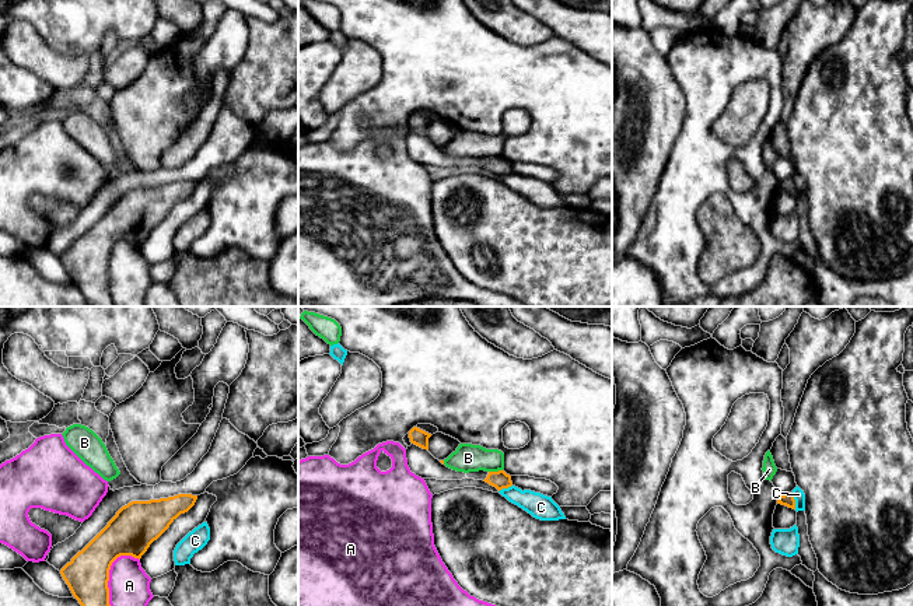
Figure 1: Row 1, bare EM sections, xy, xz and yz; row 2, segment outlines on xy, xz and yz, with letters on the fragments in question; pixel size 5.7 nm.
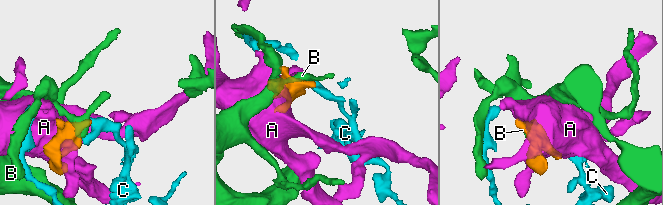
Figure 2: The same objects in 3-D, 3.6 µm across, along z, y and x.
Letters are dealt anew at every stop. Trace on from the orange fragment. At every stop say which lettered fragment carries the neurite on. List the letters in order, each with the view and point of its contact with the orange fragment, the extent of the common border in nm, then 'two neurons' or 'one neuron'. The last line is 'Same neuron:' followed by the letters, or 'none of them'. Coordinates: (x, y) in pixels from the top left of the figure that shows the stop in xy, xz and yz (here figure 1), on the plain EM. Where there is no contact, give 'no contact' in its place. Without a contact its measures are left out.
A: meets orange in xy at (107, 269); contact 380 nm long; two neurons
B: meets orange in xz at (495, 158); contact 80 nm long; two neurons
C: meets orange in yz at (794, 188); contact 100 nm long; two neurons
Same neuron: none of them

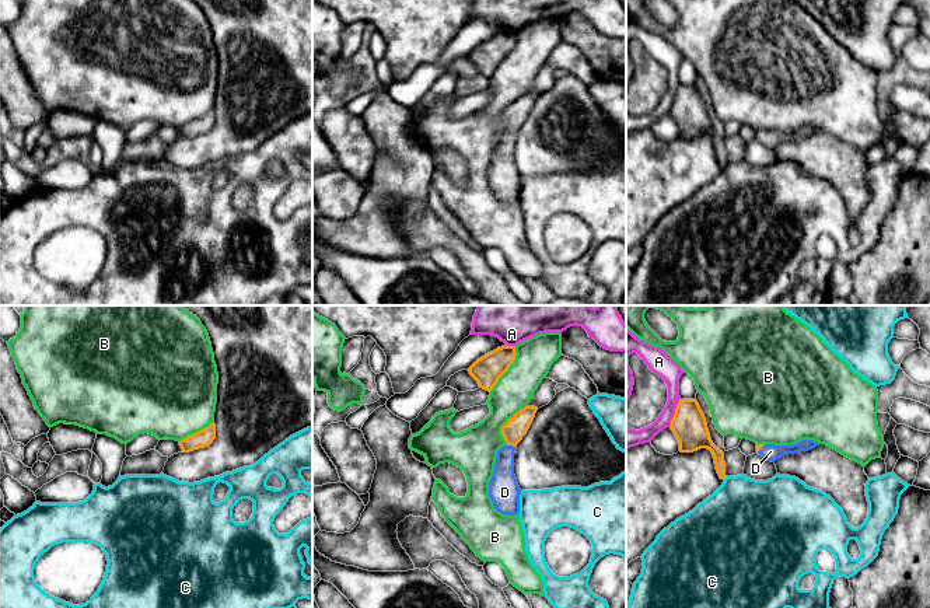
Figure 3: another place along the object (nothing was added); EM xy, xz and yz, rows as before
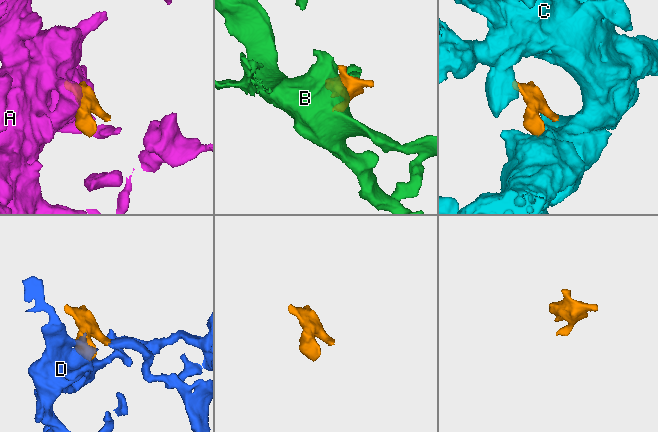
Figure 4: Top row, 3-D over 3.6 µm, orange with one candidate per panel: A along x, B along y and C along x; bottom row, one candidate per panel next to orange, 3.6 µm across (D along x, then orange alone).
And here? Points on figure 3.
A: meets orange in yz at (675, 98); contact 180 nm long; two neurons
B: meets orange in xz at (507, 55); contact 300 nm long; two neurons
C: no contact; two neurons
D: meets orange in xz at (511, 130); contact 50 nm long; one neuron
Same neuron: D

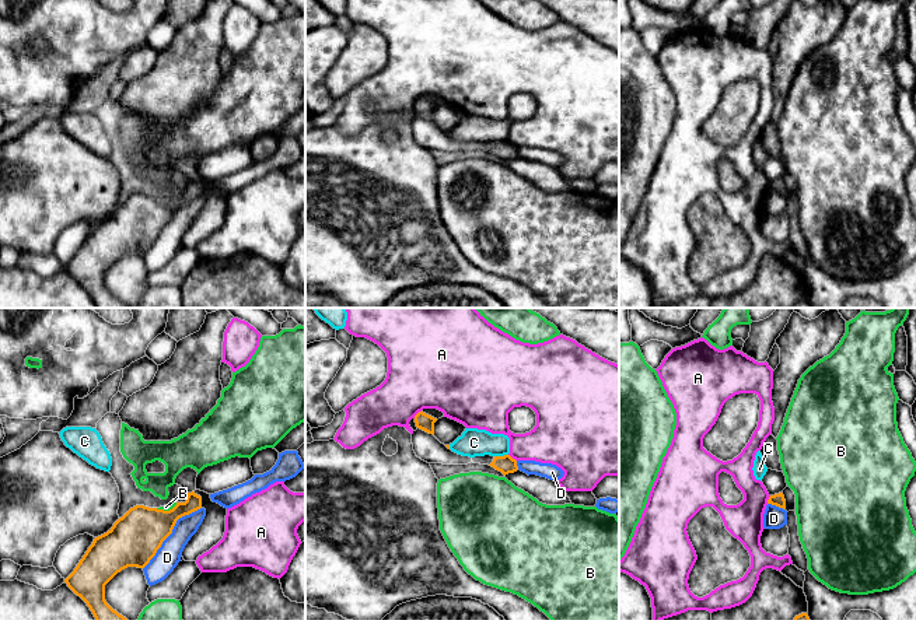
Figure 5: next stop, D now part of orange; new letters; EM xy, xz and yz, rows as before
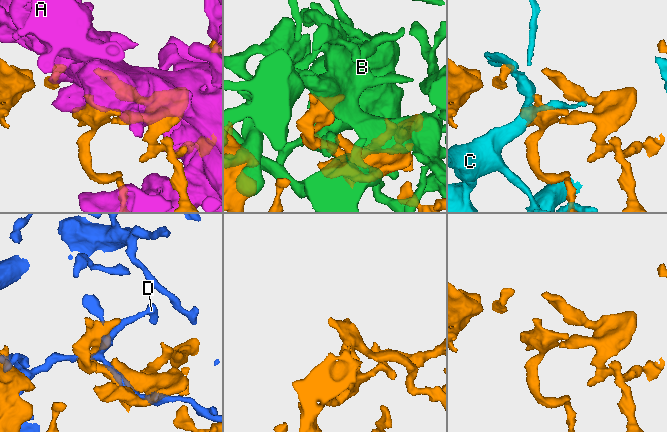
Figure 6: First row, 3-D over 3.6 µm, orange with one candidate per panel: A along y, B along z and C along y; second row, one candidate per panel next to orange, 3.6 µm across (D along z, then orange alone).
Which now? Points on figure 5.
A: meets orange in xz at (416, 101); contact 60 nm long; two neurons
B: meets orange in xy at (165, 198); contact 130 nm long; two neurons
C: meets orange in xz at (500, 143); contact 80 nm long; two neurons
D: meets orange in xy at (171, 219); contact 480 nm long; two neurons
Same neuron: none of them

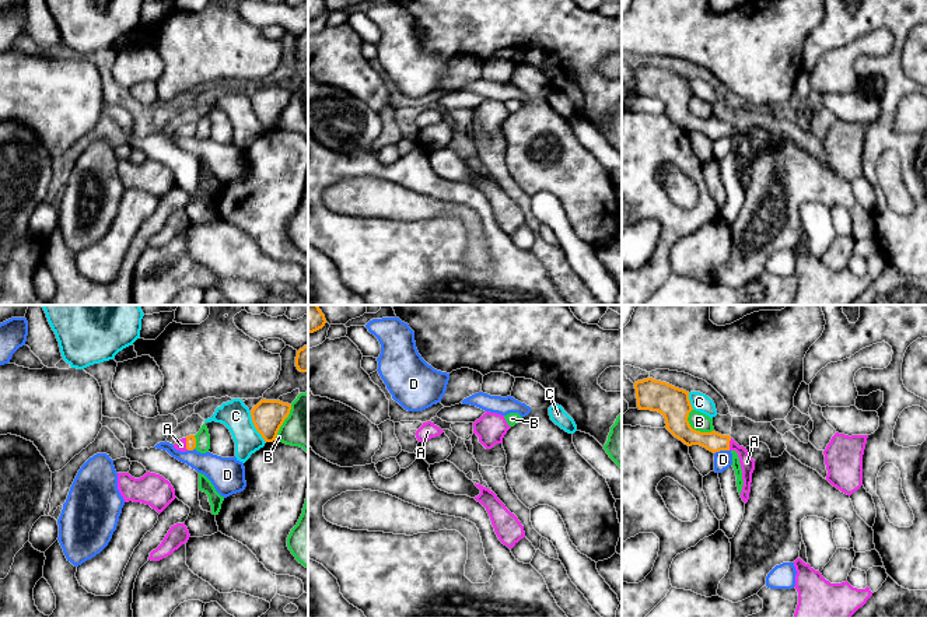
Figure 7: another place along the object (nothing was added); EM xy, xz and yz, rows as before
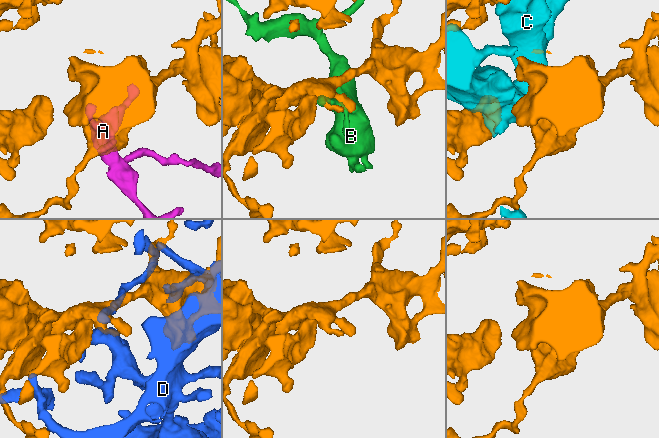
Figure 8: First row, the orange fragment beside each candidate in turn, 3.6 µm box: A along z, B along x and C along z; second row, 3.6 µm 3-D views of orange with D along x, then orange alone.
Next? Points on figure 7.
A: meets orange in xy at (186, 130); contact 70 nm long; one neuron
B: meets orange in yz at (695, 116); contact 190 nm long; two neurons
C: meets orange in xy at (255, 114); contact 200 nm long; two neurons
D: meets orange in yz at (721, 136); contact 90 nm long; two neurons
Same neuron: A

